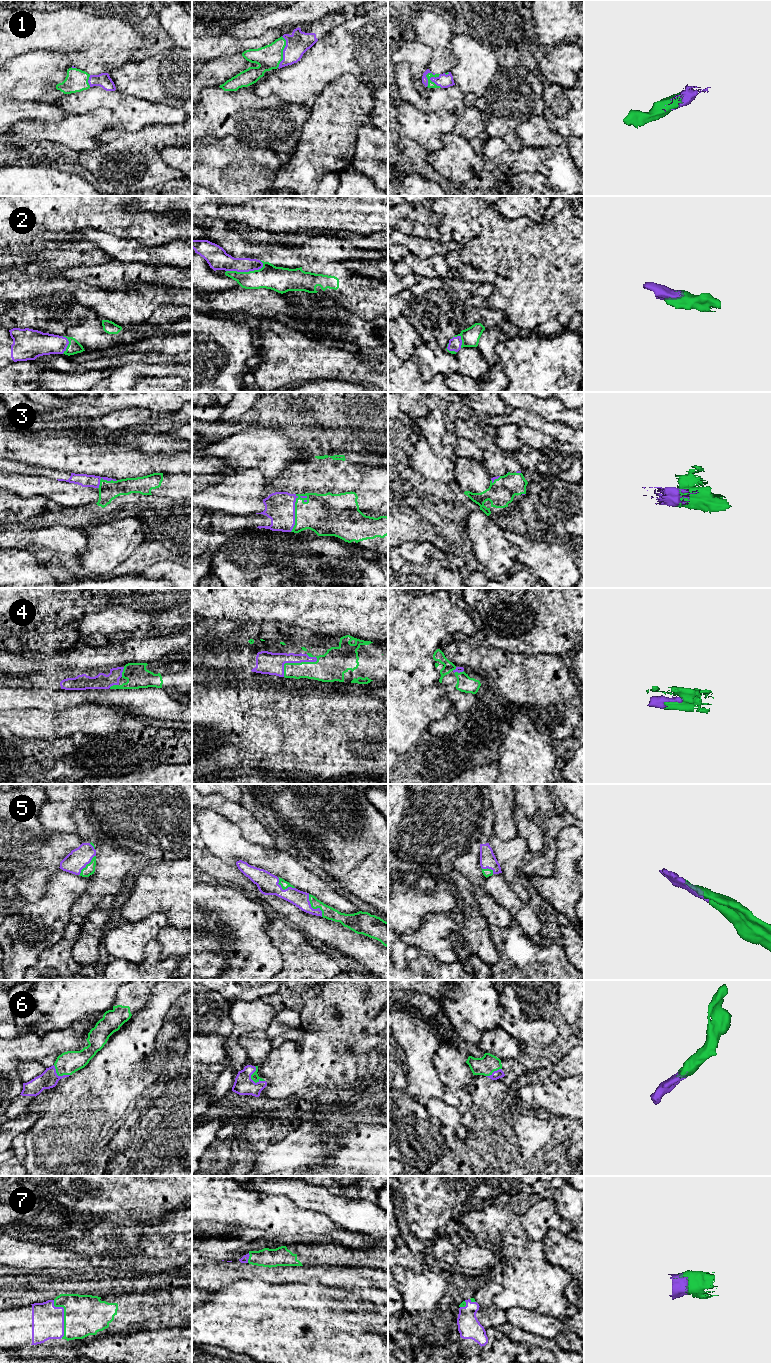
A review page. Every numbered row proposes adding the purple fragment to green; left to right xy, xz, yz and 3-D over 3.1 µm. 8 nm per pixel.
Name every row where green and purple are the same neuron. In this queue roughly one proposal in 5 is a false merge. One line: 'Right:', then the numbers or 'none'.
Right: 1, 2, 3, 4, 5, 6, 7

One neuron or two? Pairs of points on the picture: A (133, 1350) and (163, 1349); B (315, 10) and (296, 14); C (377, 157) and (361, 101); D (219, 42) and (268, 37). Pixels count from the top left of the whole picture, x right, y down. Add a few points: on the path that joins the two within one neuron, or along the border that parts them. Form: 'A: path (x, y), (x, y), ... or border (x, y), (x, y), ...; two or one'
A: path (140, 1350), (156, 1349); one
B: path (310, 10), (301, 12); one
C: border (370, 111), (358, 128), (357, 140); two
D: path (231, 43), (256, 43); one

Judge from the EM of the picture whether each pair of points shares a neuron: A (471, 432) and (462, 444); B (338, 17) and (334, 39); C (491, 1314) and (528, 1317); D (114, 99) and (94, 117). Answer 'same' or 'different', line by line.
A: different
B: different
C: different
D: different

